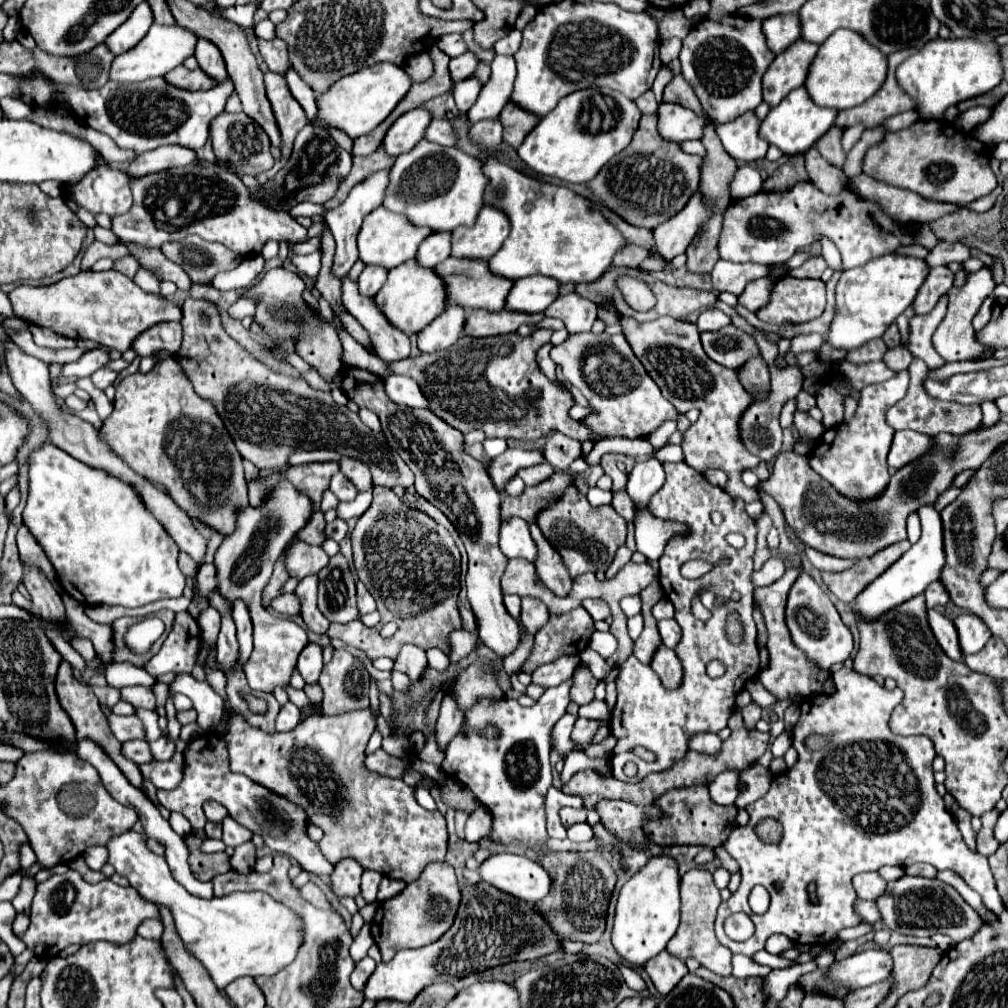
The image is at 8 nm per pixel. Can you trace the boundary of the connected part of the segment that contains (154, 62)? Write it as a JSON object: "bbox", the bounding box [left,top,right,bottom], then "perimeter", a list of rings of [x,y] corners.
{"bbox":[108,24,196,84],"perimeter":[[[152,24],[152,28],[148,30],[148,34],[142,38],[142,42],[138,42],[132,50],[124,52],[122,56],[116,56],[112,66],[110,66],[110,74],[108,78],[112,82],[122,82],[122,84],[130,84],[130,82],[144,82],[146,78],[158,78],[164,76],[168,70],[180,66],[184,62],[184,58],[194,54],[194,46],[196,46],[196,34],[192,34],[190,30],[174,24],[174,26],[160,26],[160,24]]]}

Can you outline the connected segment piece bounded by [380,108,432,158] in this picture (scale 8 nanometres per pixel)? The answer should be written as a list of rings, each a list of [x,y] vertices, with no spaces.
[[[422,108],[402,114],[394,122],[394,126],[390,126],[390,130],[382,138],[380,146],[386,150],[388,156],[394,156],[394,158],[408,152],[410,148],[416,146],[416,142],[420,142],[424,138],[424,130],[430,124],[430,120],[432,120],[432,116]]]

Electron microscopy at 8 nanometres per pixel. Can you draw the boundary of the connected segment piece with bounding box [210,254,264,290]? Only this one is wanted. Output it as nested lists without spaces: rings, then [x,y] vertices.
[[[252,256],[252,258],[246,258],[242,260],[234,270],[230,272],[222,272],[222,274],[216,274],[212,278],[212,286],[218,288],[218,290],[234,290],[234,288],[246,288],[248,284],[252,284],[260,274],[262,274],[262,268],[264,268],[264,256]]]

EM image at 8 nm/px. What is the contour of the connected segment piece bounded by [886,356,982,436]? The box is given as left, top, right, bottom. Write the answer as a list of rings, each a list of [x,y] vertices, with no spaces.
[[[912,358],[910,366],[910,388],[906,392],[906,396],[896,402],[896,406],[886,412],[886,422],[894,428],[894,430],[914,430],[916,432],[922,432],[922,434],[928,434],[928,436],[936,436],[938,432],[948,432],[948,434],[958,434],[958,432],[970,432],[970,430],[976,430],[980,426],[980,420],[982,420],[982,410],[978,404],[972,404],[972,406],[964,406],[964,404],[958,404],[958,402],[944,402],[944,400],[936,400],[936,398],[930,398],[924,390],[924,376],[928,372],[928,366],[924,360],[920,358]]]

